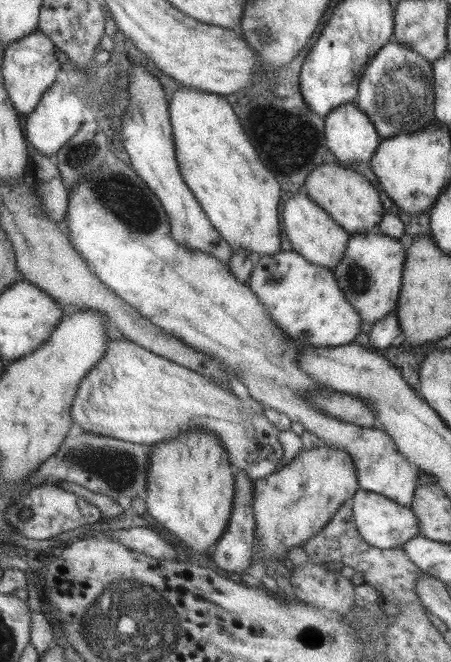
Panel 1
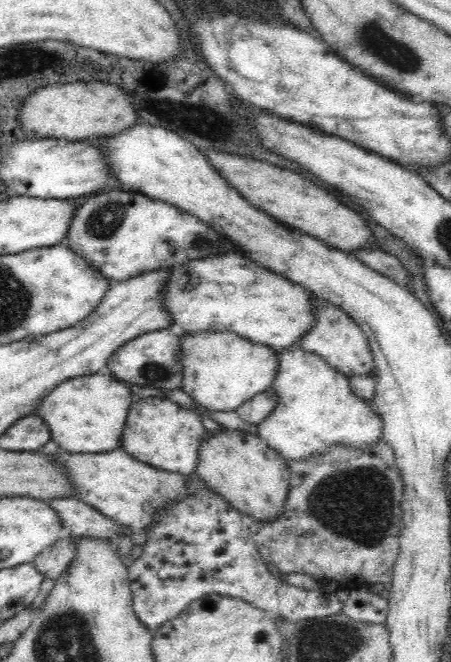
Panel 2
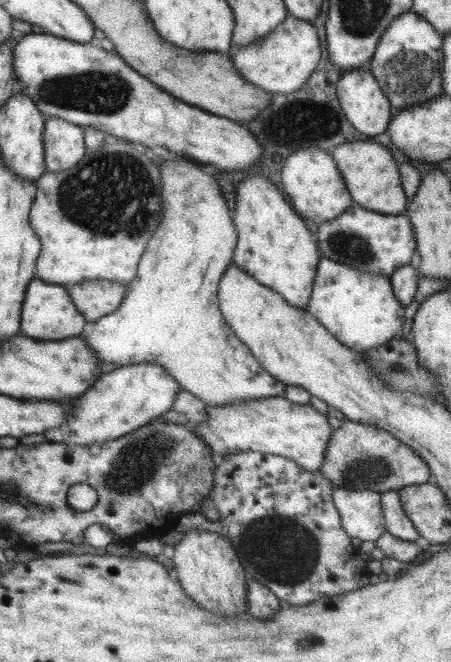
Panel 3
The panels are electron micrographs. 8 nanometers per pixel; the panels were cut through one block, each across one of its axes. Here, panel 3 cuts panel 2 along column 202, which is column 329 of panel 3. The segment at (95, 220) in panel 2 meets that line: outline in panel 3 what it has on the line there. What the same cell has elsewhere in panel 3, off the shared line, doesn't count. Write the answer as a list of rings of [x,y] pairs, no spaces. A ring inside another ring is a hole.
[[[352,203],[337,218],[317,226],[318,251],[329,260],[357,272],[369,272],[389,278],[395,270],[409,265],[416,249],[413,228],[403,215],[373,212]]]

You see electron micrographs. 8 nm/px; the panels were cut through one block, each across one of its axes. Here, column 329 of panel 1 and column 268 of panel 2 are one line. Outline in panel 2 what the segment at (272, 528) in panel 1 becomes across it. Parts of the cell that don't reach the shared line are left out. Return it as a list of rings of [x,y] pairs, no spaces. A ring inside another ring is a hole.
[[[220,427],[217,432],[208,432],[206,436],[200,440],[199,447],[197,448],[196,466],[193,473],[212,491],[219,494],[226,502],[229,502],[236,510],[241,513],[248,514],[258,520],[273,519],[282,510],[284,499],[286,498],[289,485],[289,465],[288,463],[273,449],[270,445],[264,443],[256,434],[249,433],[248,431],[239,429],[228,429]]]

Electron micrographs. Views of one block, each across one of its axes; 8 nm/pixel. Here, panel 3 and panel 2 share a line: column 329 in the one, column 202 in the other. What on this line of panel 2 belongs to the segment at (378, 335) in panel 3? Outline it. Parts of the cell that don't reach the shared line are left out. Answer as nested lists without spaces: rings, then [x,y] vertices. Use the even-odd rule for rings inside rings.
[[[236,254],[173,265],[162,283],[160,293],[164,299],[163,310],[170,317],[173,333],[179,337],[198,332],[233,332],[252,344],[261,344],[279,351],[287,344],[296,342],[313,323],[310,300],[315,296],[312,292],[283,275]]]

